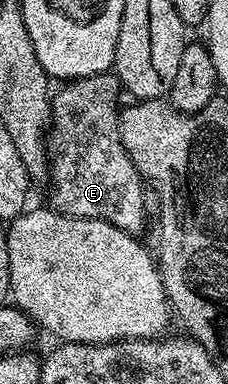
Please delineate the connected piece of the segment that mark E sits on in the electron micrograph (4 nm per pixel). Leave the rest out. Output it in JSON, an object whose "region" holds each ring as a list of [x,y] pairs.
{"region":[[[114,73],[94,74],[88,78],[68,81],[60,90],[54,91],[51,100],[51,129],[49,131],[49,183],[51,182],[50,205],[60,214],[74,218],[105,220],[125,232],[142,235],[147,222],[147,202],[143,199],[144,179],[131,163],[119,138],[119,112],[121,83]]]}

